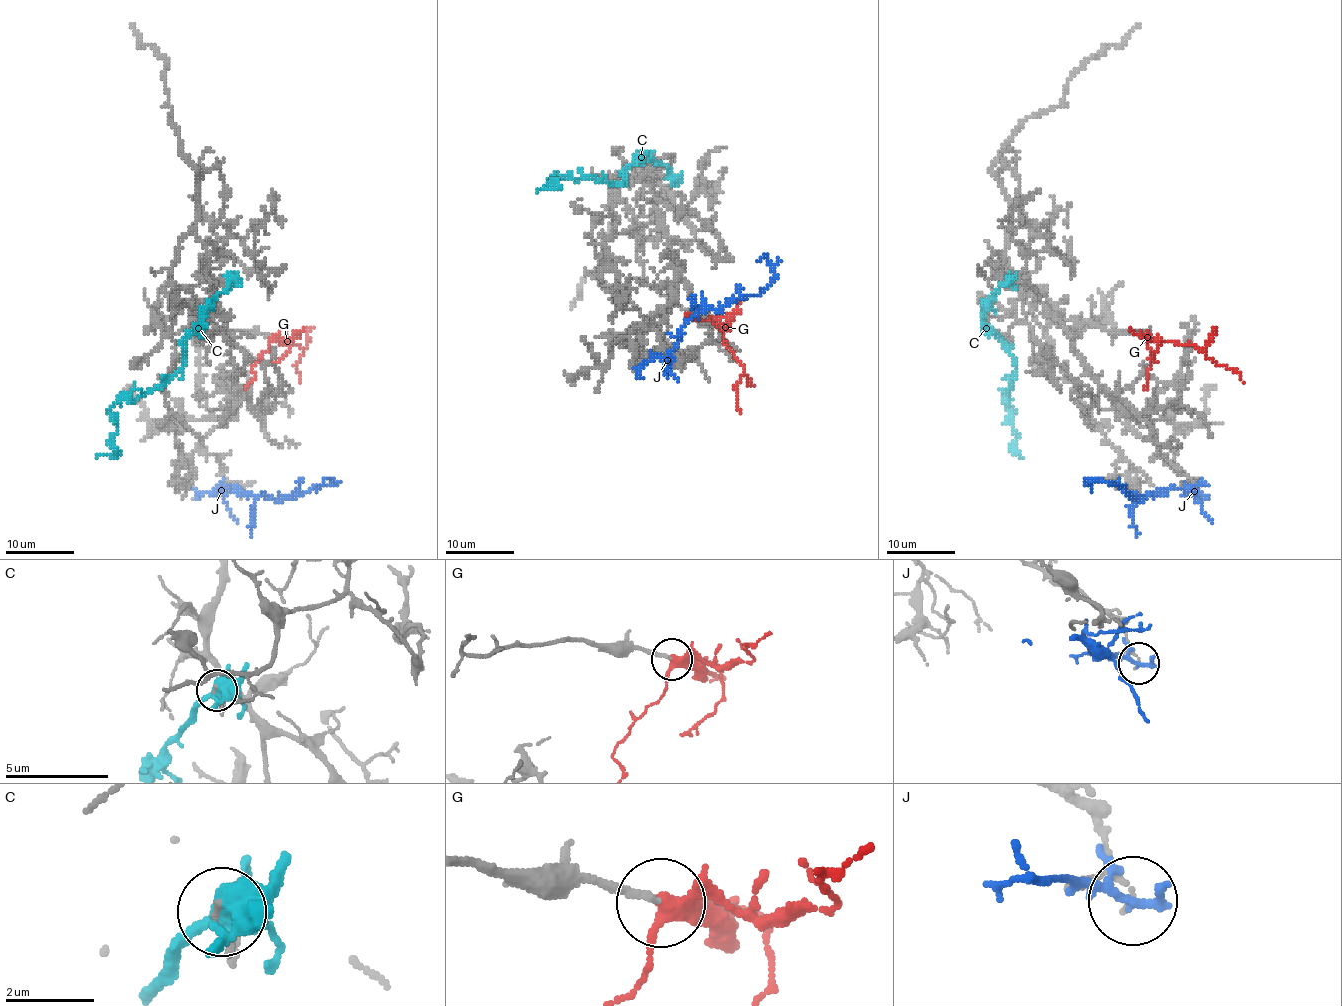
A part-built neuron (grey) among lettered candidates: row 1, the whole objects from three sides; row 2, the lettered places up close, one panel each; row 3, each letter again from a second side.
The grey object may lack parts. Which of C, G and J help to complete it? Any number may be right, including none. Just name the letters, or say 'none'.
G

